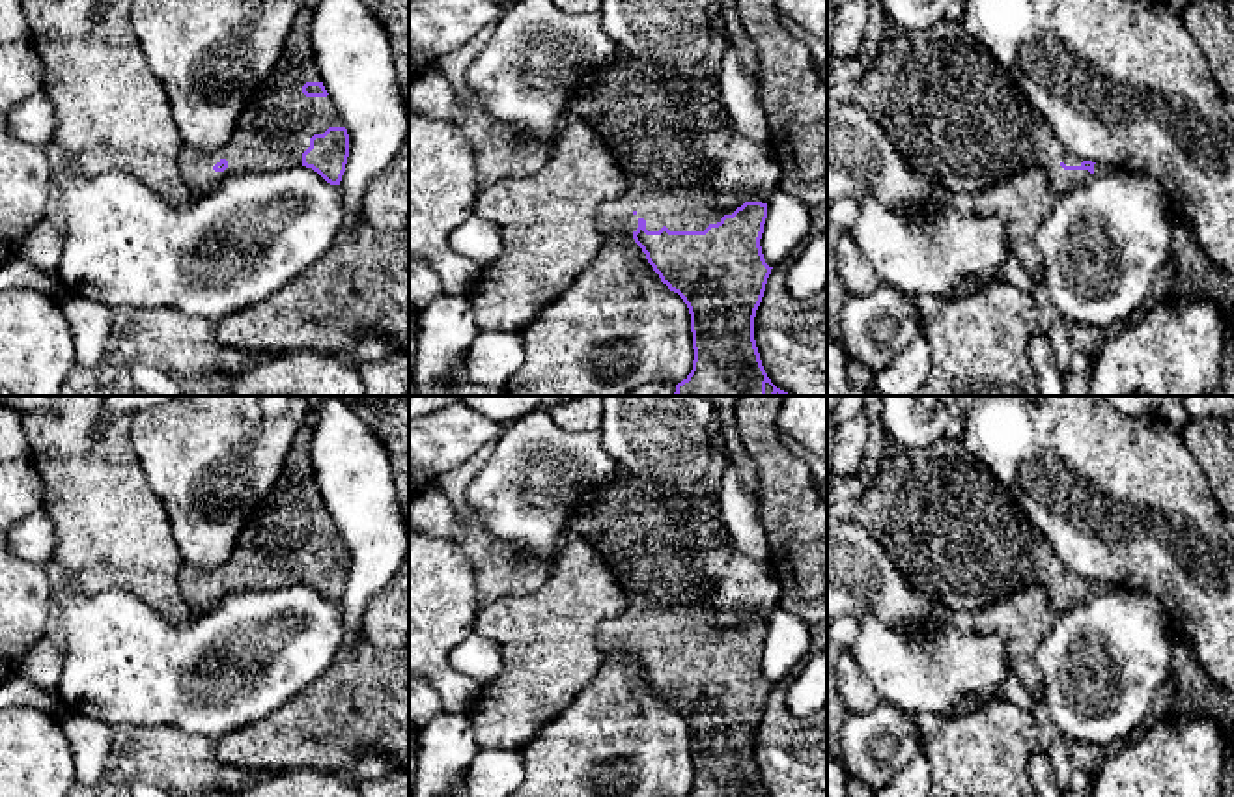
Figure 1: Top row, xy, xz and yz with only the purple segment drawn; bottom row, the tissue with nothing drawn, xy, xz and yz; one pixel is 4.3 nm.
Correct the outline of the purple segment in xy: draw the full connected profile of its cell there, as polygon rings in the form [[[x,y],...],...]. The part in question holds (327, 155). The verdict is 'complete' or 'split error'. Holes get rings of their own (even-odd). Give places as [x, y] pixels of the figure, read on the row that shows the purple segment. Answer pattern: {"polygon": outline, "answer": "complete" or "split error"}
{"polygon": [[[312,4],[293,19],[282,58],[239,114],[231,138],[215,151],[183,146],[177,168],[192,194],[213,192],[228,175],[306,166],[340,185],[349,134],[316,69]]], "answer": "split error"}

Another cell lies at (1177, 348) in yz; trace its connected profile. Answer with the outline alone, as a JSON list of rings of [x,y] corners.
[[[1169,295],[1135,317],[1118,336],[1109,338],[1092,357],[1088,396],[1126,396],[1129,390],[1141,390],[1146,396],[1212,396],[1219,386],[1225,353],[1227,315],[1223,308],[1204,299]]]

